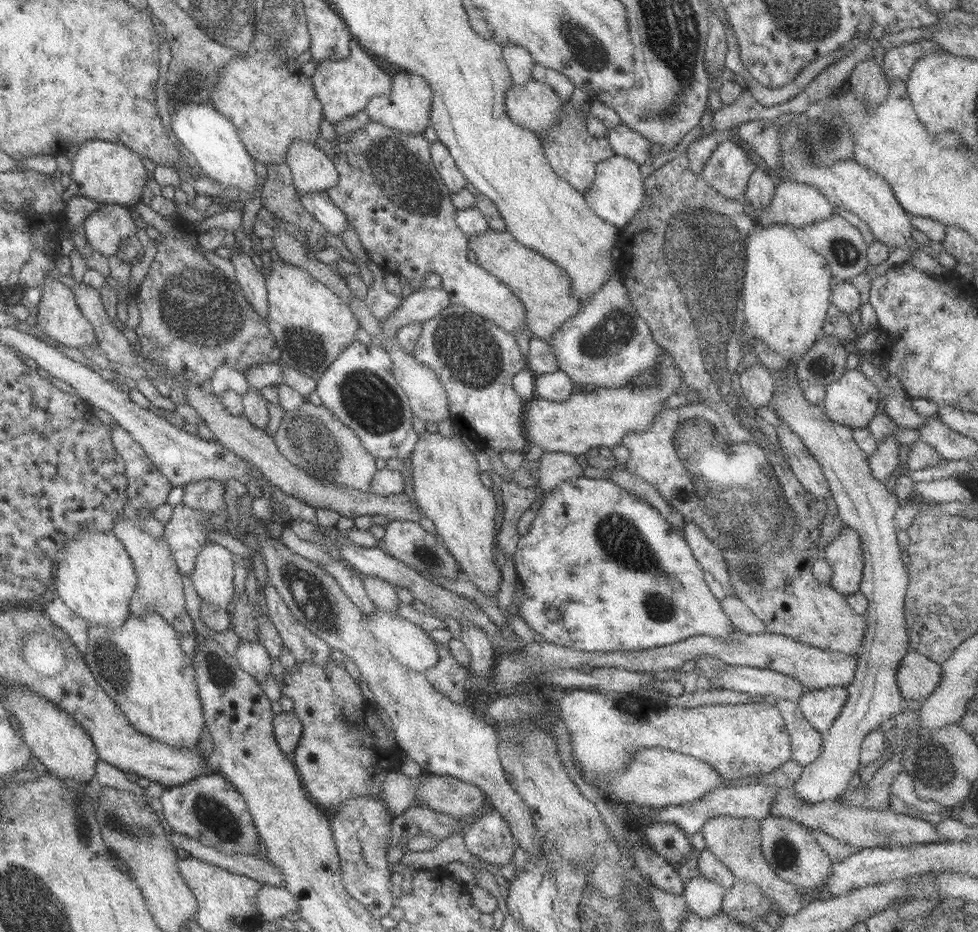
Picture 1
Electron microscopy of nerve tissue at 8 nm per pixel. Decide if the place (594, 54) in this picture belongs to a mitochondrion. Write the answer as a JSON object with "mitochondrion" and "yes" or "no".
{"mitochondrion":"yes"}

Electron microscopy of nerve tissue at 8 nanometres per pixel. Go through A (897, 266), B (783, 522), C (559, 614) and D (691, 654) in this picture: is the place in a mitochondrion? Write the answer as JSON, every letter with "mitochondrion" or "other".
{"A":"other","B":"mitochondrion","C":"other","D":"other"}

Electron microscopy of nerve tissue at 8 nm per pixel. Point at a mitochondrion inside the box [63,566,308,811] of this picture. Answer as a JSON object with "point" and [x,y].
{"point":[113,666]}

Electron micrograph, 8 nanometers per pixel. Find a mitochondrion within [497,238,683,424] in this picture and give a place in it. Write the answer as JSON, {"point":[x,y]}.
{"point":[610,334]}

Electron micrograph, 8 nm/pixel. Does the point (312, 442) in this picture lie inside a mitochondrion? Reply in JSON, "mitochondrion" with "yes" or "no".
{"mitochondrion":"yes"}

